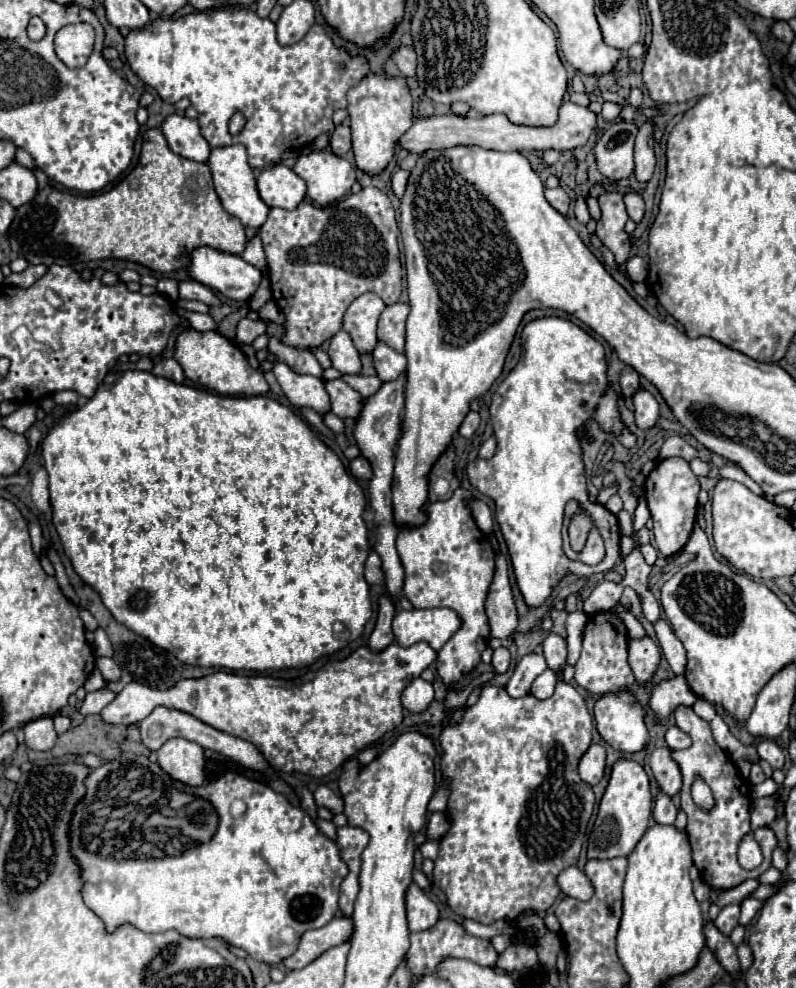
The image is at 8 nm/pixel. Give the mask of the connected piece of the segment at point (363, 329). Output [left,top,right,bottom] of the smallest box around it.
[342,293,386,355]

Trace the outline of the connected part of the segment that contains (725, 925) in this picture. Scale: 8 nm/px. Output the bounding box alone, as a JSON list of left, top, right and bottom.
[714,905,740,935]

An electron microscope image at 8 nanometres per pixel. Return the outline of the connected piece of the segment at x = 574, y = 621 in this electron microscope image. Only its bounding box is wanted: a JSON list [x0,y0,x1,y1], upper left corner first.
[566,611,588,665]

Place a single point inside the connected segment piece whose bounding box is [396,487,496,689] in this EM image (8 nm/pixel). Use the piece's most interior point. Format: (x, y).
(449, 562)

